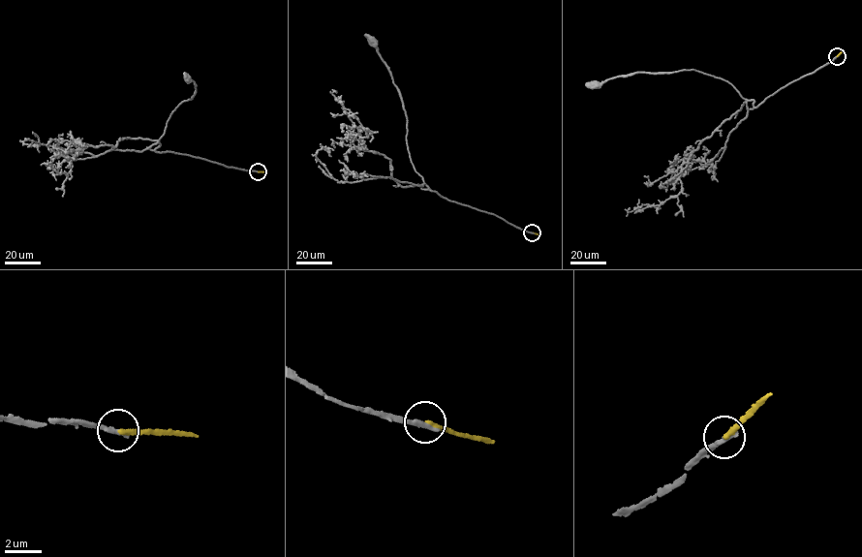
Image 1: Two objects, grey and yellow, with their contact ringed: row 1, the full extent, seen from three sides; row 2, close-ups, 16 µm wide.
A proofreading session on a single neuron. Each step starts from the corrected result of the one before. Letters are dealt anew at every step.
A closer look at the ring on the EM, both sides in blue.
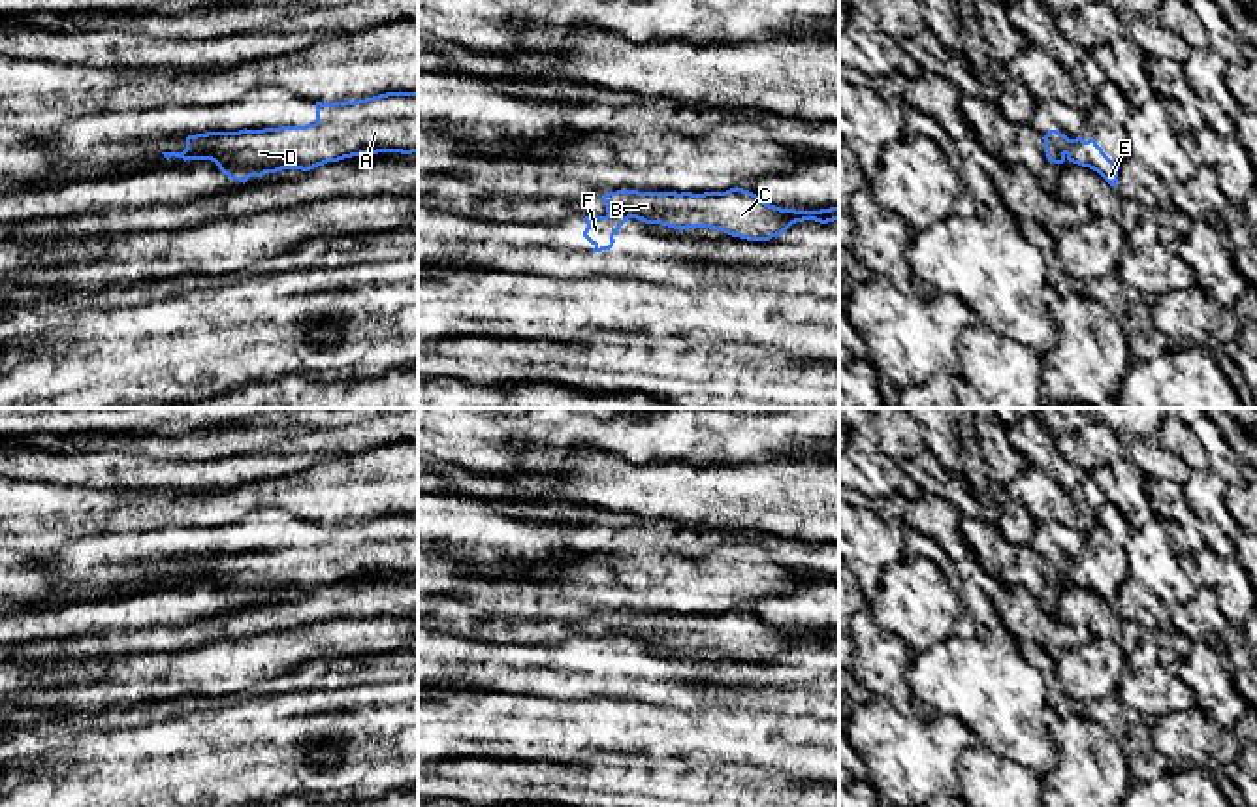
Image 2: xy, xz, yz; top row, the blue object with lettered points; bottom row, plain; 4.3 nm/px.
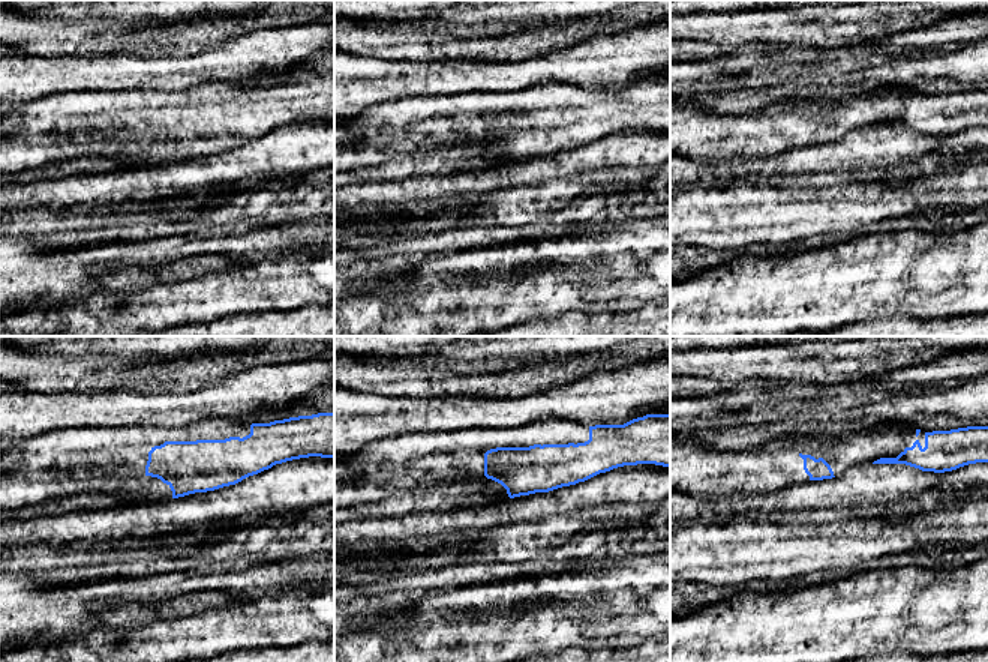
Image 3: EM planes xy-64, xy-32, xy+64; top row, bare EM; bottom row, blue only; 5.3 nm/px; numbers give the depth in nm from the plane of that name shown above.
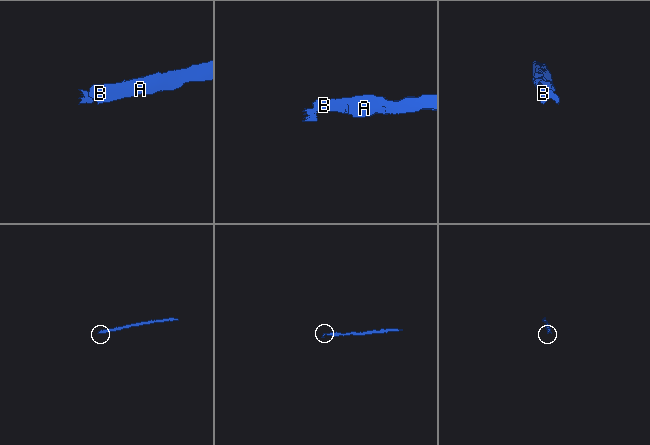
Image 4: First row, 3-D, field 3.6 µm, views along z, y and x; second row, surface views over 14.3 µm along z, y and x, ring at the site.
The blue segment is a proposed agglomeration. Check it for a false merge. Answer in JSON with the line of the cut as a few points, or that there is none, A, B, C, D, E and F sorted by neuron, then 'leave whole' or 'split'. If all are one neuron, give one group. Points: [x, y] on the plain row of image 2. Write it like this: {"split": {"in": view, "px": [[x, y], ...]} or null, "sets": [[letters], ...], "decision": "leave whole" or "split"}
{"split": {"in": "xy", "px": [[187, 567], [206, 574]]}, "sets": [["A", "B", "C", "D"], ["E", "F"]], "decision": "split"}

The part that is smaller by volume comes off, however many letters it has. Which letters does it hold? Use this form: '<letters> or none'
E, F

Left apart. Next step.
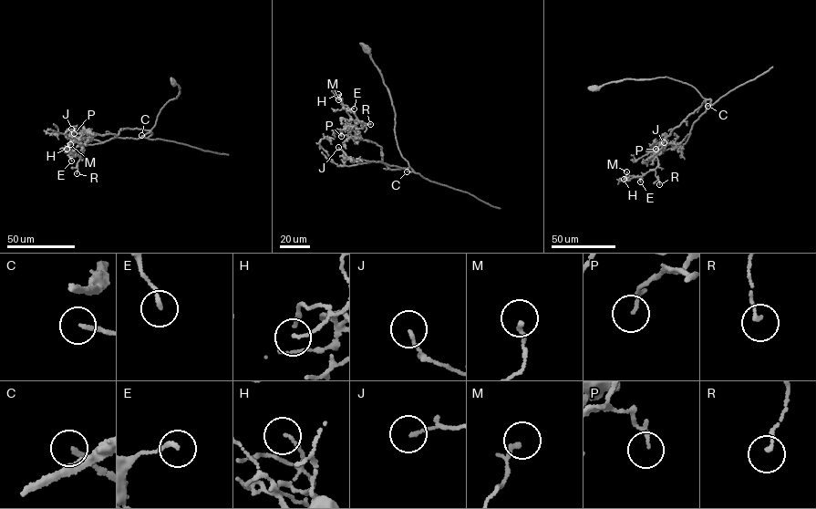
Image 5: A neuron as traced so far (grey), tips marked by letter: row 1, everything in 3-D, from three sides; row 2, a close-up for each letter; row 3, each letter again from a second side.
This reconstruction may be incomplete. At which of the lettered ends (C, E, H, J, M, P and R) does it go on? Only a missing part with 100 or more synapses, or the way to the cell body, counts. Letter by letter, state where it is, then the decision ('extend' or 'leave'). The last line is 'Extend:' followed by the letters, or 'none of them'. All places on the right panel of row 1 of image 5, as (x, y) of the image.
C: at (707, 106); extend
E: at (640, 181); leave
H: at (624, 179); leave
J: at (664, 142); leave
M: at (626, 171); leave
P: at (655, 149); leave
R: at (659, 184); leave
Extend: C

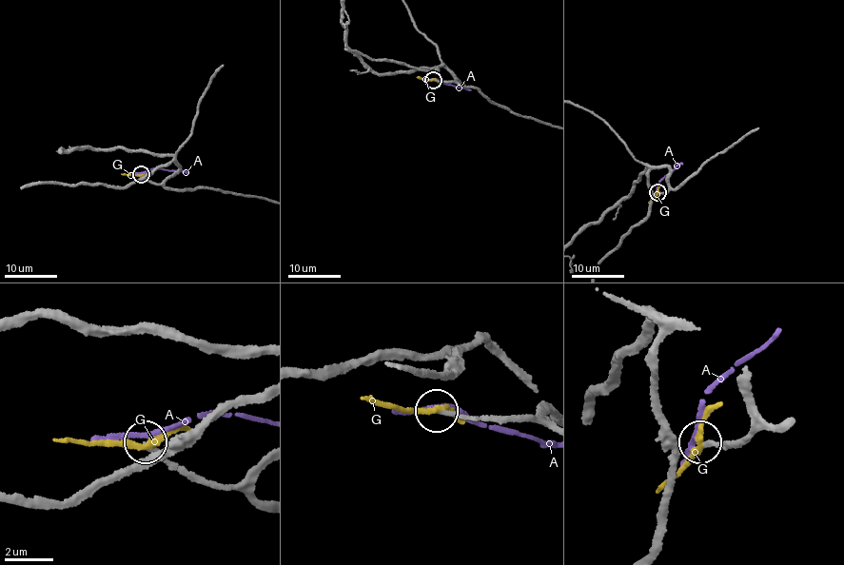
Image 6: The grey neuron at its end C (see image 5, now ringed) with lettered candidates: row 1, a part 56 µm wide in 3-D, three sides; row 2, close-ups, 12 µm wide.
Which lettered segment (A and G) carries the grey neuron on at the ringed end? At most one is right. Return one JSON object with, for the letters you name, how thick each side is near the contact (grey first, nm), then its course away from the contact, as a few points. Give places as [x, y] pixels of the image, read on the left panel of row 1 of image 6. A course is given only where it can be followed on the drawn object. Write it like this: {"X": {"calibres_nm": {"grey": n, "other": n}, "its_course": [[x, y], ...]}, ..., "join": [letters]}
{"join": []}

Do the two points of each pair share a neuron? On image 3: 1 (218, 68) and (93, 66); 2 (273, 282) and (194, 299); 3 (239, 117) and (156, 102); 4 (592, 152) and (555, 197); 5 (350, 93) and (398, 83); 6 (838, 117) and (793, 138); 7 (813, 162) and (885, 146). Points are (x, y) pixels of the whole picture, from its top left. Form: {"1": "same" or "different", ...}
{"1": "same", "2": "same", "3": "same", "4": "different", "5": "same", "6": "same", "7": "same"}

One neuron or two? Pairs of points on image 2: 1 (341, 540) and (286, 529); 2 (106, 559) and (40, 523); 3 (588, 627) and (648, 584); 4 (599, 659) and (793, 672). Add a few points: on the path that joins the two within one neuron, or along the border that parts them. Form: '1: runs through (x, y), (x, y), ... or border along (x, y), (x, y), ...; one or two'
1: runs through (328, 540), (300, 540); one
2: border along (117, 531), (81, 537), (38, 555); two
3: border along (601, 614), (588, 616), (576, 623); two
4: border along (778, 685), (800, 687); two

